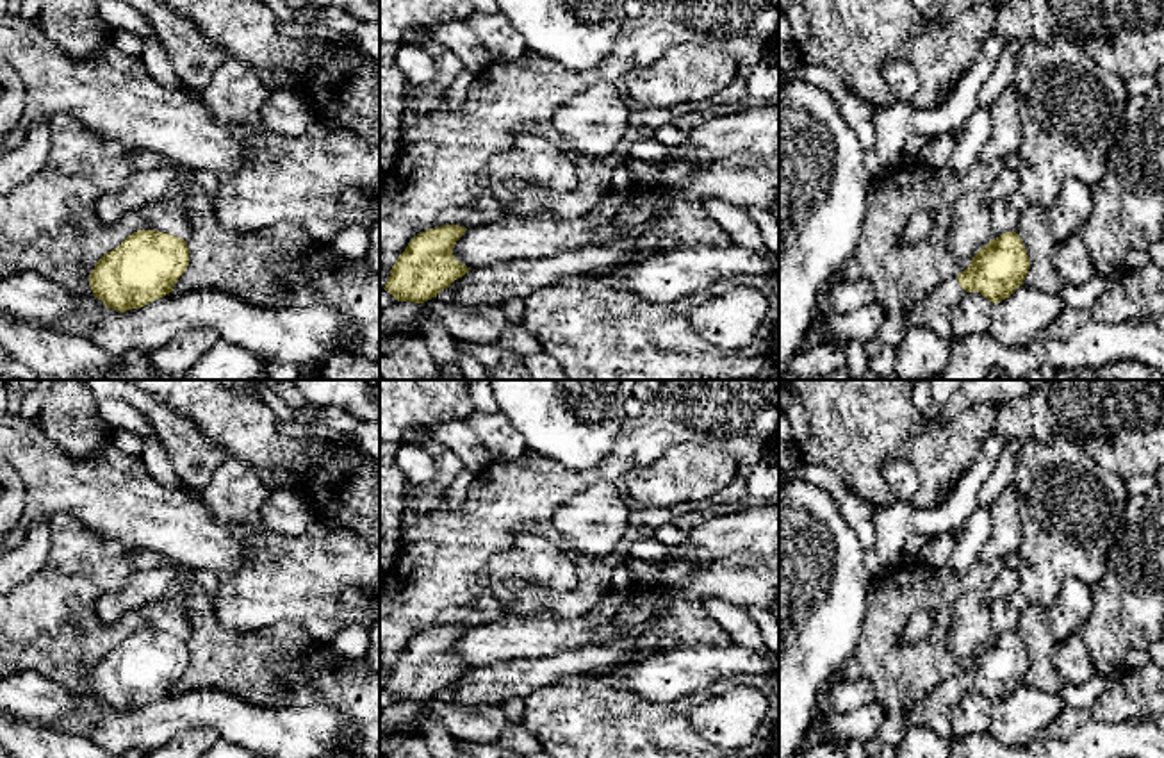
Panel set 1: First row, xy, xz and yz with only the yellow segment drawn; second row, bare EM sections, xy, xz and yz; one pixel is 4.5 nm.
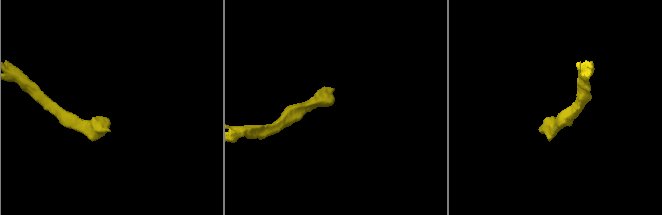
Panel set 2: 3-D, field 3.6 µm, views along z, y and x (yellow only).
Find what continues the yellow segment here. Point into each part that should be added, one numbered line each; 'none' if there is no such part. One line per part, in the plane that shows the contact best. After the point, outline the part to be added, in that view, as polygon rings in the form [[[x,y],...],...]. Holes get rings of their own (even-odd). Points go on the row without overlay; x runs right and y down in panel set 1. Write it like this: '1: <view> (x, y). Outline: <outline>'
1: yz (934, 710). Outline: [[[957,674],[941,681],[925,697],[916,701],[907,715],[907,728],[927,726],[947,740],[955,740],[952,733],[952,708],[964,696]]]

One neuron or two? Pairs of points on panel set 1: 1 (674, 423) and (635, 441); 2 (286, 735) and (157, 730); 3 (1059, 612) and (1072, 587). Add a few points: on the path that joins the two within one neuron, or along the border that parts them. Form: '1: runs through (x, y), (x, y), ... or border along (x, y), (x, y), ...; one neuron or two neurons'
1: runs through (665, 423), (644, 439); one neuron
2: runs through (254, 728), (229, 714), (189, 714); one neuron
3: runs through (1065, 607), (1072, 600), (1072, 593); one neuron

